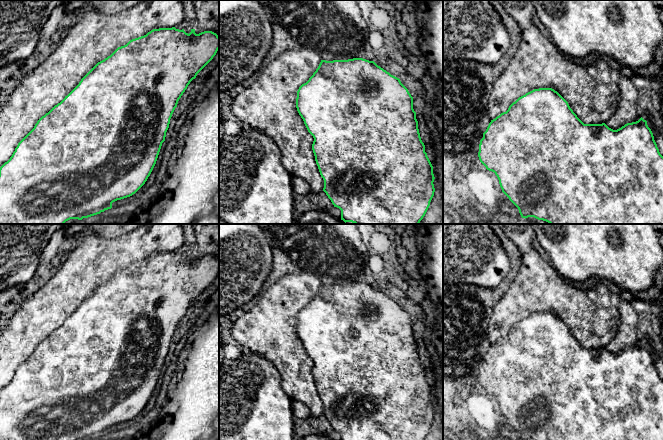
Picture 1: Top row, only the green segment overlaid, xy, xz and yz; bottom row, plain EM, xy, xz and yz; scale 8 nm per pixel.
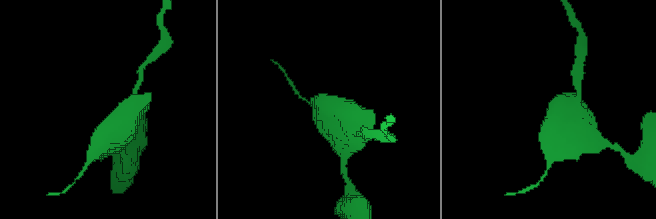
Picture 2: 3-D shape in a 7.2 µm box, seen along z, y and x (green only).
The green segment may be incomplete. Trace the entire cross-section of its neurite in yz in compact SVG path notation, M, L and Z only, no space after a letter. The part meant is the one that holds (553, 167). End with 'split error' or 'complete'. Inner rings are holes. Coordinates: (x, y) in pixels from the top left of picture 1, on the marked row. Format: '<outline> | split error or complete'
M552 88L534 89L519 97L506 112L491 120L480 140L478 157L487 170L495 173L502 192L518 208L522 218L534 217L549 224L663 224L663 156L647 121L642 117L617 130L609 128L605 123L584 124L557 91Z | complete

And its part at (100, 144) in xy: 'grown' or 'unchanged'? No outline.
unchanged

